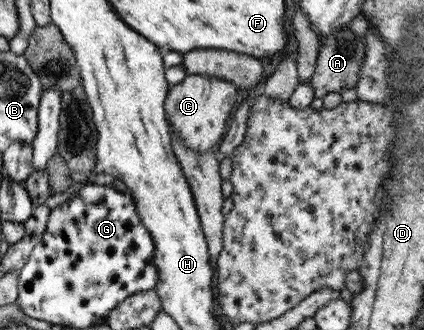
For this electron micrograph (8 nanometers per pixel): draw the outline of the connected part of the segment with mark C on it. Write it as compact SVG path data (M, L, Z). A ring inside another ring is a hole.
M187 75L182 81L167 89L163 108L170 132L176 132L183 144L192 151L215 151L227 128L231 112L242 95L236 85L220 80L219 77Z

